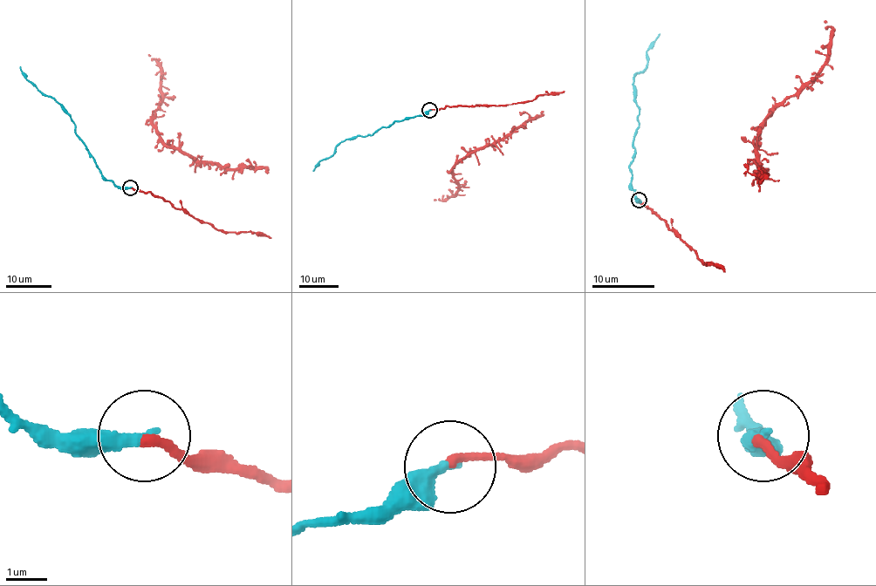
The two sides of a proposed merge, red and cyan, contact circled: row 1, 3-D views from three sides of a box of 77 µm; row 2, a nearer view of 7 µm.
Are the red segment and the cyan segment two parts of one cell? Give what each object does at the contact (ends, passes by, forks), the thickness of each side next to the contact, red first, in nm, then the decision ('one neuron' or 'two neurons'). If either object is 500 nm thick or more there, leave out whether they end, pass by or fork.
red ends there; cyan ends there; 220 nm thick on the red side, 300 nm on the other; one neuron

